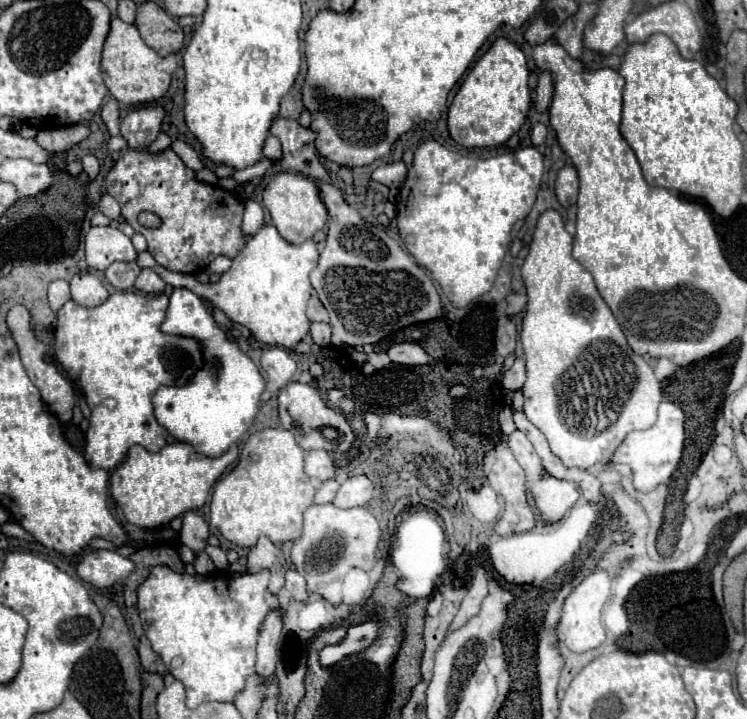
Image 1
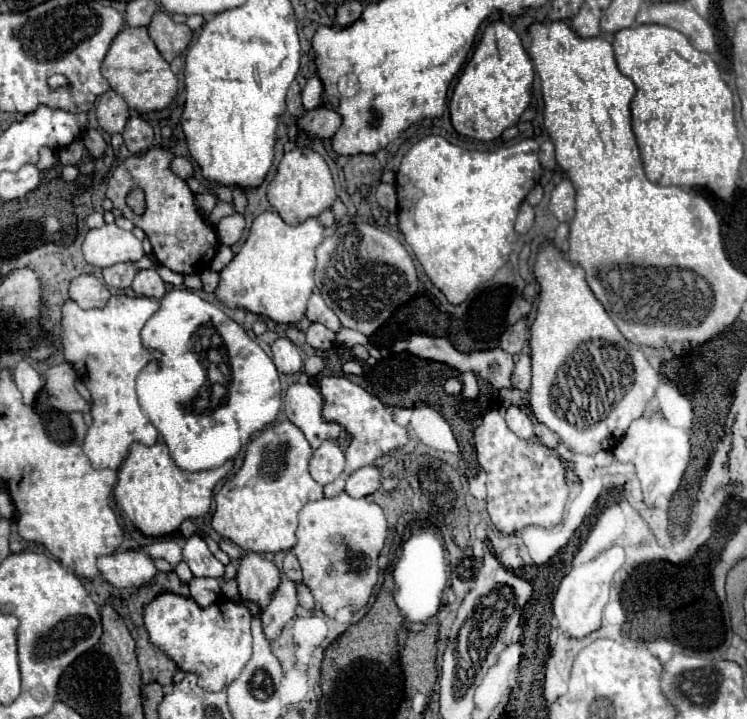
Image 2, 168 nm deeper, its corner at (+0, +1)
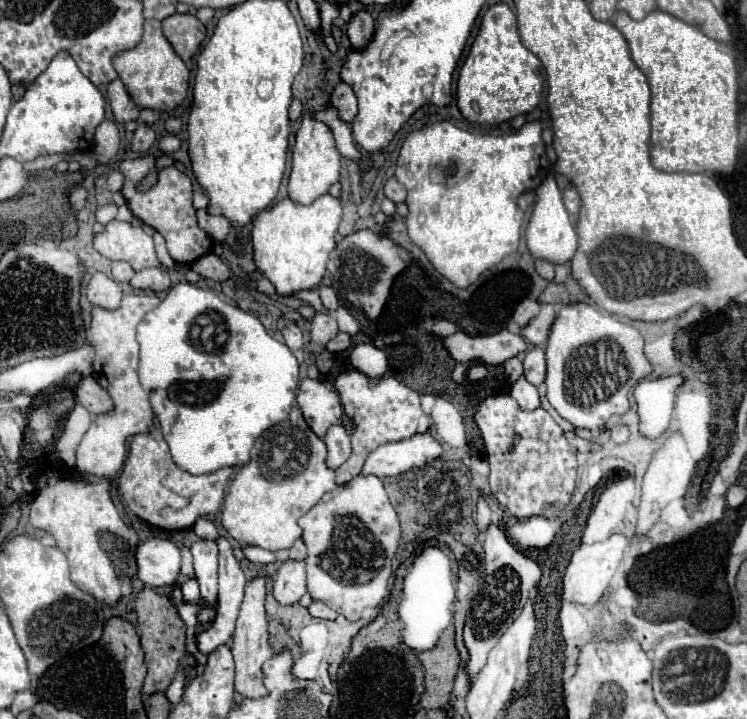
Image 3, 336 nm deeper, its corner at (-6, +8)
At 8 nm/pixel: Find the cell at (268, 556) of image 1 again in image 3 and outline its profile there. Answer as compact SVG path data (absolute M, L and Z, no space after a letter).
M258 575L252 577L246 585L246 595L240 605L240 613L236 619L236 631L232 639L232 655L236 663L236 691L244 699L262 699L268 695L268 689L264 687L264 673L262 665L264 661L272 659L276 651L270 645L270 633L268 633L268 619L266 619L266 577Z

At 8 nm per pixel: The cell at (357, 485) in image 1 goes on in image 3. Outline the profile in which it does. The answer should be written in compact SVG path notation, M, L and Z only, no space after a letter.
M418 433L398 443L386 443L372 451L360 475L392 477L406 473L412 467L422 467L442 455L440 443L430 433Z

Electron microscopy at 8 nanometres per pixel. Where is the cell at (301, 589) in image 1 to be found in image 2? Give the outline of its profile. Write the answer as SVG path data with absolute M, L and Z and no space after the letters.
M298 584L298 602L300 602L300 606L306 608L306 610L314 610L314 606L316 606L310 590L308 590L304 584Z

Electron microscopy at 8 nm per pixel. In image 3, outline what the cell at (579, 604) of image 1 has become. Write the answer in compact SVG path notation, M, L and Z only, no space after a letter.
M612 535L608 541L594 543L594 545L580 545L574 551L574 555L566 567L562 597L570 603L594 607L600 601L600 597L604 595L604 591L608 589L608 585L596 585L596 583L610 583L610 579L616 573L616 567L620 565L620 561L624 557L626 547L628 547L628 539L624 535Z

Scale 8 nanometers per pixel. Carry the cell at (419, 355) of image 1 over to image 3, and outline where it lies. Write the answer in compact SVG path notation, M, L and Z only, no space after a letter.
M508 329L482 337L468 337L466 333L456 331L452 335L442 337L442 343L454 361L480 361L484 365L502 365L528 349L528 343L520 335L510 333Z

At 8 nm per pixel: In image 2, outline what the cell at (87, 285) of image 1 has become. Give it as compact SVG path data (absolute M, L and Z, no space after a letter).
M80 274L70 284L70 298L82 308L106 306L110 296L110 290L92 274Z

